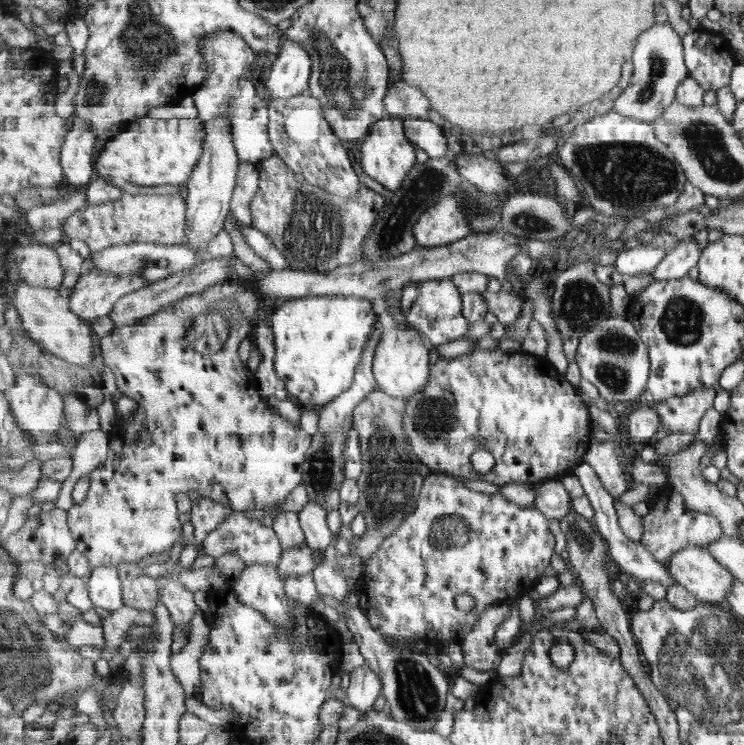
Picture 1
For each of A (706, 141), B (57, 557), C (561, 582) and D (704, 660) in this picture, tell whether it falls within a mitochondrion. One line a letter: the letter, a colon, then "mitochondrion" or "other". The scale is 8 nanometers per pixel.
A: mitochondrion
B: other
C: other
D: mitochondrion

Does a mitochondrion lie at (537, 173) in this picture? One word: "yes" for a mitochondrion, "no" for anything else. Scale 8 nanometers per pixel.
no

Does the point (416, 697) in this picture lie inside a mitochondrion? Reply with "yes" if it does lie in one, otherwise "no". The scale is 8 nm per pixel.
yes

